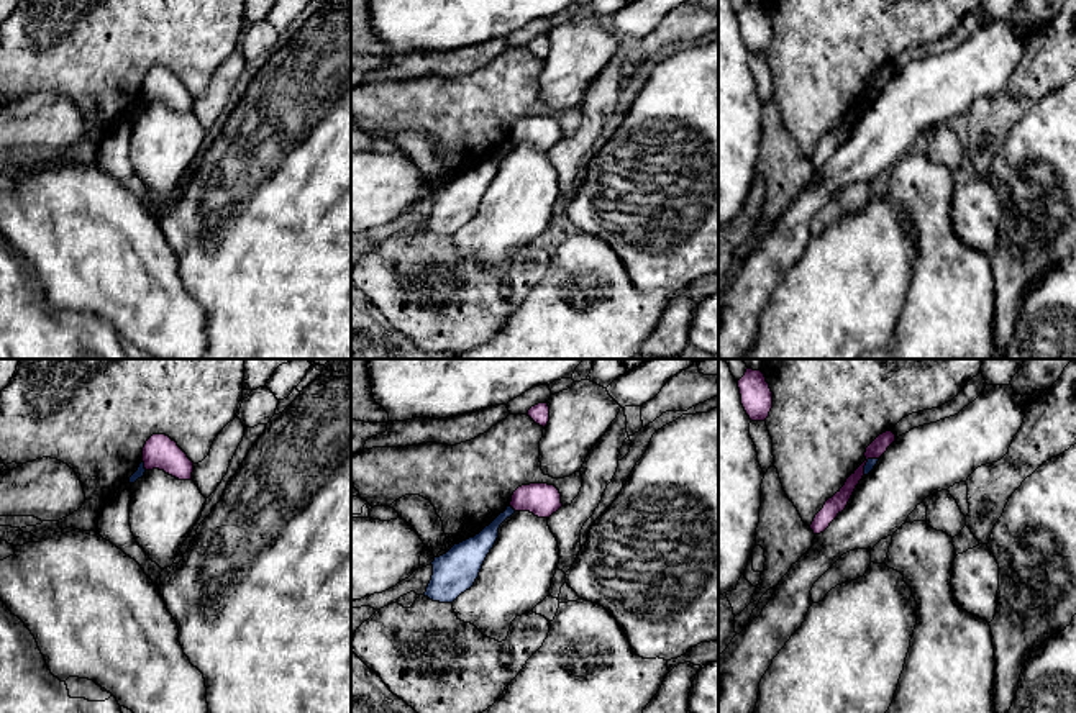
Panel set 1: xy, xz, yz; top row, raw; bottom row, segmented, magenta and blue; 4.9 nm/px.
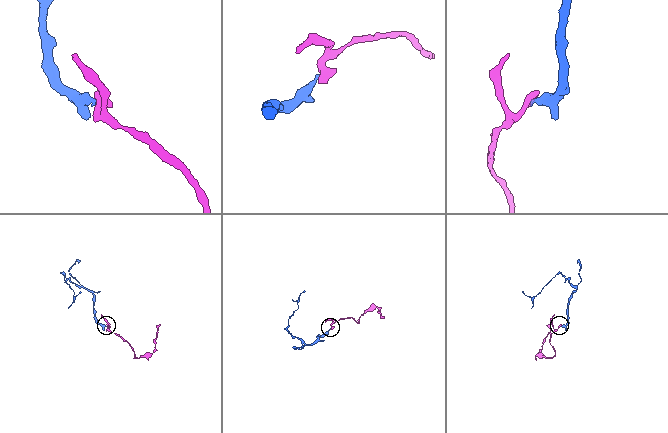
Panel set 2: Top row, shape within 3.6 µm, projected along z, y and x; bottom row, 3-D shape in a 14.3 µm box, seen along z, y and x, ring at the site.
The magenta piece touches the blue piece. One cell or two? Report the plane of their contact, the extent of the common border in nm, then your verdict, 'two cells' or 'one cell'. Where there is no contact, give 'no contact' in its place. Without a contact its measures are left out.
xy | 50 nm | two cells

